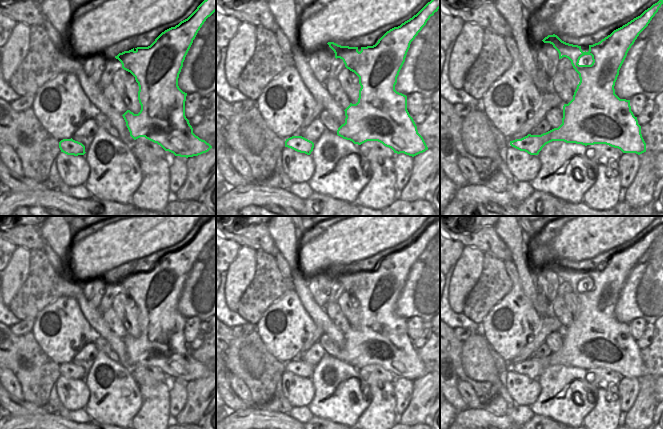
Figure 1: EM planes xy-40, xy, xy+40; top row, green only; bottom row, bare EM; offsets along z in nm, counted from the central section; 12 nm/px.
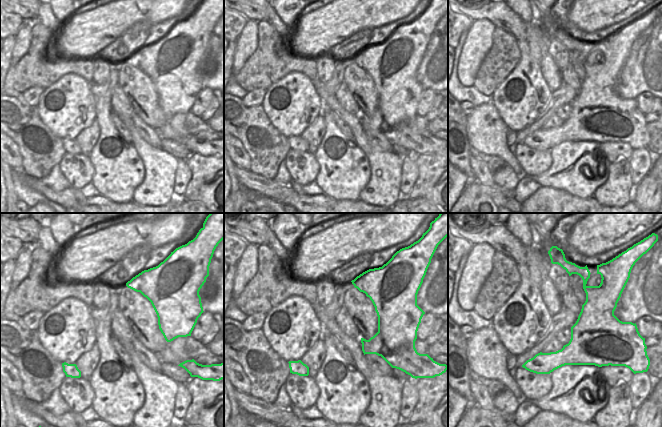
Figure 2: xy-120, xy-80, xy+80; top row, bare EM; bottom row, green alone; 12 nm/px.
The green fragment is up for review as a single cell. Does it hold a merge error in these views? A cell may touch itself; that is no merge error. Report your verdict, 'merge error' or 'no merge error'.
no merge error

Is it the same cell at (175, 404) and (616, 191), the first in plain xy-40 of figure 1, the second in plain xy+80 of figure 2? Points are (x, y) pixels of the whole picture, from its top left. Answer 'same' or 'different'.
different

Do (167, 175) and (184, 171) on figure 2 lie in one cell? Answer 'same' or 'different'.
different

